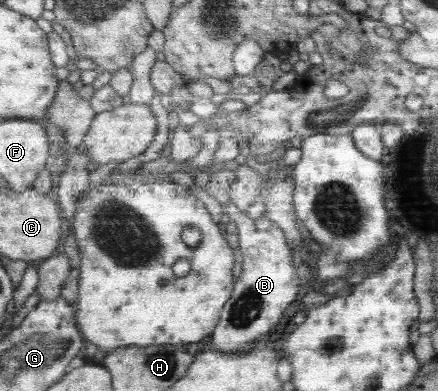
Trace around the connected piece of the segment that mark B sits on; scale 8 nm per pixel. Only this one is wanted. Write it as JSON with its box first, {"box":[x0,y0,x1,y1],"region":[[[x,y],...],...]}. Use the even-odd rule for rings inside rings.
{"box":[206,201,299,353],"region":[[[231,201],[225,205],[224,211],[229,214],[230,223],[233,223],[239,230],[239,251],[242,254],[242,272],[234,289],[234,295],[231,295],[230,302],[226,303],[225,309],[222,310],[222,318],[219,320],[213,335],[209,336],[206,344],[210,349],[224,351],[225,353],[241,353],[245,351],[245,347],[249,347],[251,343],[257,341],[257,337],[267,335],[277,321],[281,319],[283,311],[289,307],[289,303],[295,299],[297,291],[299,291],[299,278],[297,271],[291,263],[292,251],[286,242],[286,236],[279,227],[275,227],[275,223],[267,219],[263,214],[258,219],[249,219],[245,212],[239,211],[234,207]]]}

